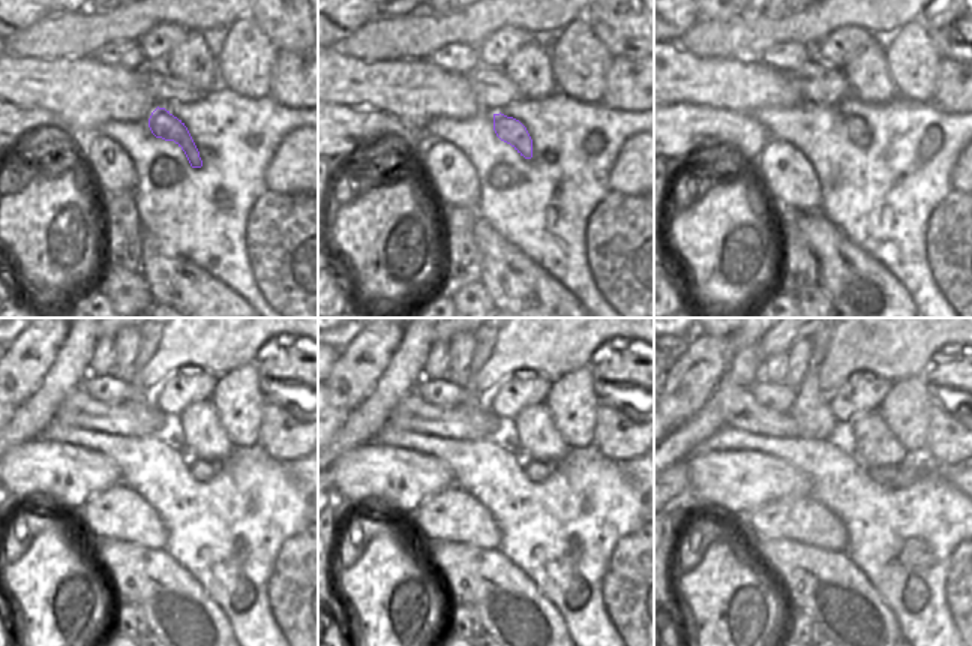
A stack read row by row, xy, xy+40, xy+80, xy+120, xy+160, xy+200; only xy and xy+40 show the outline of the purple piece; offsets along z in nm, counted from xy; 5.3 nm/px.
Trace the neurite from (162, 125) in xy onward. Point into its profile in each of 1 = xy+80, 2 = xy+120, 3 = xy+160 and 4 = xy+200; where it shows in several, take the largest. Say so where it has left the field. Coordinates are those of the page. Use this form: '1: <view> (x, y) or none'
1: xy+80 (858, 132)
2: xy+120 (201, 471)
3: xy+160 (537, 471)
4: xy+200 (900, 475)

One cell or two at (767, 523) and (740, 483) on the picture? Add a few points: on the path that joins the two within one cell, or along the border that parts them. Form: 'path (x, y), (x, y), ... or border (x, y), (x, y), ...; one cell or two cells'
border (791, 498), (777, 498), (743, 516); two cells

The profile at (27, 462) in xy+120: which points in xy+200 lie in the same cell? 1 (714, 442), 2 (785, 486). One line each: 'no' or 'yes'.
1: no
2: yes

